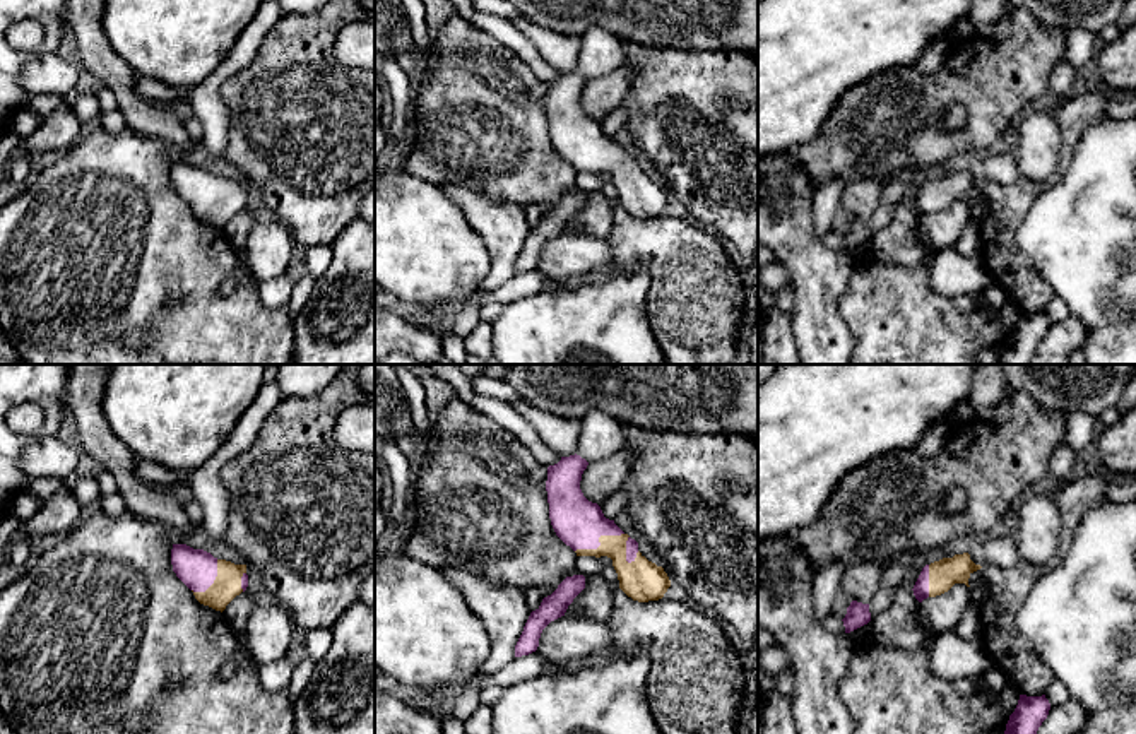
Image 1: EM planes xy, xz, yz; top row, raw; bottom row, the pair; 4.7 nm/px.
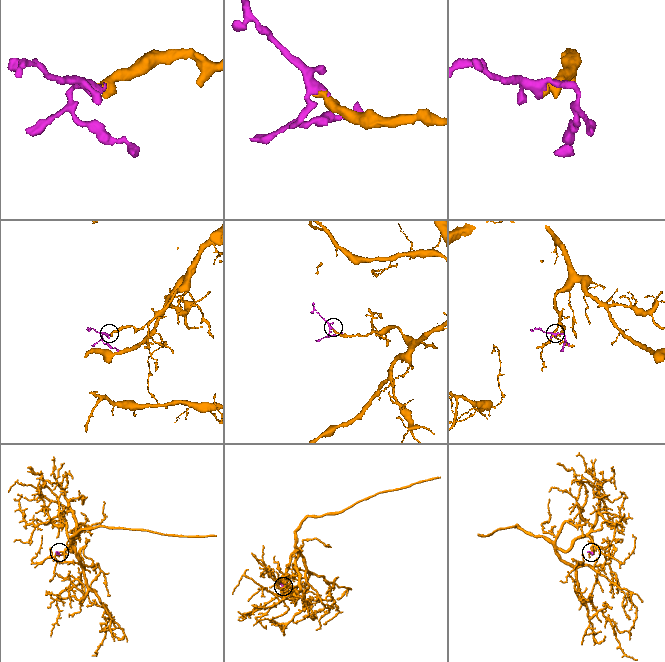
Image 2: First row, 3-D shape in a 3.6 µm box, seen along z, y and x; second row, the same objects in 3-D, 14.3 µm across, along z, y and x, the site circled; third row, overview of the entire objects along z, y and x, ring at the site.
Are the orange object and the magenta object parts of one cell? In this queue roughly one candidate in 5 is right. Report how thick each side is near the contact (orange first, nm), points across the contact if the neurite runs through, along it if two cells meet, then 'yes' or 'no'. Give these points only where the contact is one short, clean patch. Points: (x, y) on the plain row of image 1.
calibres 170 and 220 nm; way xz (637, 195), (635, 189), (599, 158), (579, 139); yes

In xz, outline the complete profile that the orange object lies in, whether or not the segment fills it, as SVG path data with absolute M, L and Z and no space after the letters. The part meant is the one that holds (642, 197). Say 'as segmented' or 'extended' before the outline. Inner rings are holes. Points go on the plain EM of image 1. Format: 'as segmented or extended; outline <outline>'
extended; outline M575 70L547 84L549 135L556 152L577 173L611 175L619 205L633 217L662 216L671 204L664 185L648 178L638 168L638 159L583 113L580 98L587 82L589 79Z

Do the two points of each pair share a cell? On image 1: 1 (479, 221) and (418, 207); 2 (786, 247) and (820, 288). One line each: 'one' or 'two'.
1: two
2: one

